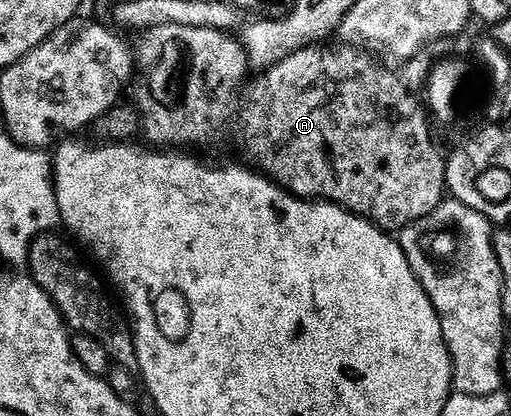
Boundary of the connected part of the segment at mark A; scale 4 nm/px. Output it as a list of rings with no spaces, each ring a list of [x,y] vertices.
[[[162,23],[158,26],[150,26],[139,34],[140,37],[134,41],[134,65],[140,77],[140,90],[134,98],[135,104],[140,111],[140,129],[142,136],[149,146],[152,147],[192,147],[188,145],[220,145],[229,137],[246,156],[252,157],[251,164],[258,167],[264,176],[272,178],[276,184],[288,190],[295,197],[305,199],[323,199],[340,205],[359,217],[365,217],[379,229],[385,231],[399,231],[412,221],[422,219],[440,202],[445,200],[446,186],[444,184],[445,158],[440,157],[436,145],[432,142],[432,133],[428,130],[429,114],[425,106],[412,94],[412,89],[396,73],[375,65],[373,54],[363,48],[347,43],[335,43],[326,45],[313,43],[303,47],[297,47],[293,53],[288,53],[286,59],[273,61],[267,66],[268,69],[256,81],[252,89],[252,101],[248,101],[248,93],[244,90],[244,80],[248,77],[250,62],[245,46],[231,32],[206,26],[183,26],[182,23]]]

